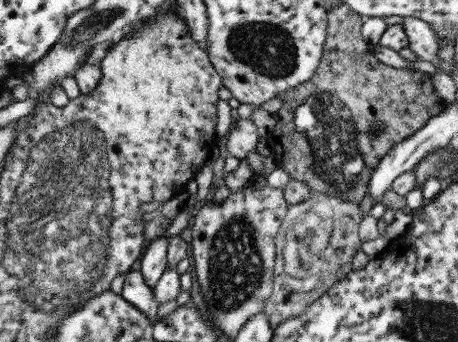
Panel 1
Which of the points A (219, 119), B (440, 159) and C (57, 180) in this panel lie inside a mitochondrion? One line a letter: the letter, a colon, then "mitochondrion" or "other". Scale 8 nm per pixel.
A: other
B: mitochondrion
C: mitochondrion

